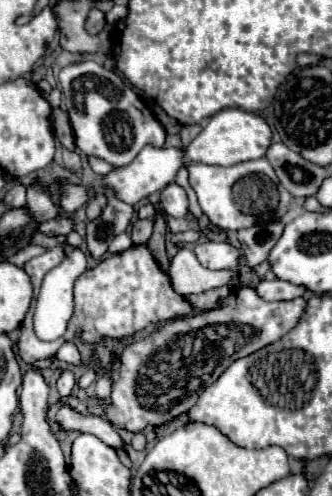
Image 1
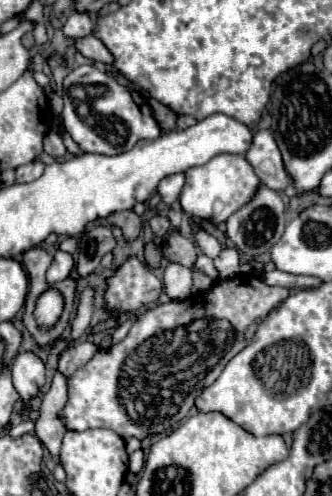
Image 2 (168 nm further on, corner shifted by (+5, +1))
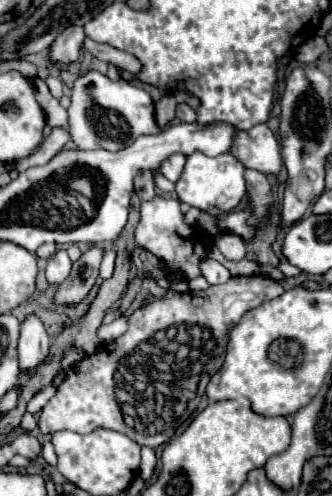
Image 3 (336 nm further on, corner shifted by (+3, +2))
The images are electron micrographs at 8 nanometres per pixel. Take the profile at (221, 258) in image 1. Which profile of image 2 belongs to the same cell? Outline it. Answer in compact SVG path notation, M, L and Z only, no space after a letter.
M198 253L198 259L196 259L194 267L196 267L198 271L202 271L202 273L206 273L206 275L210 275L210 277L216 279L216 269L214 269L214 263L212 263L212 259L210 259L208 255Z

